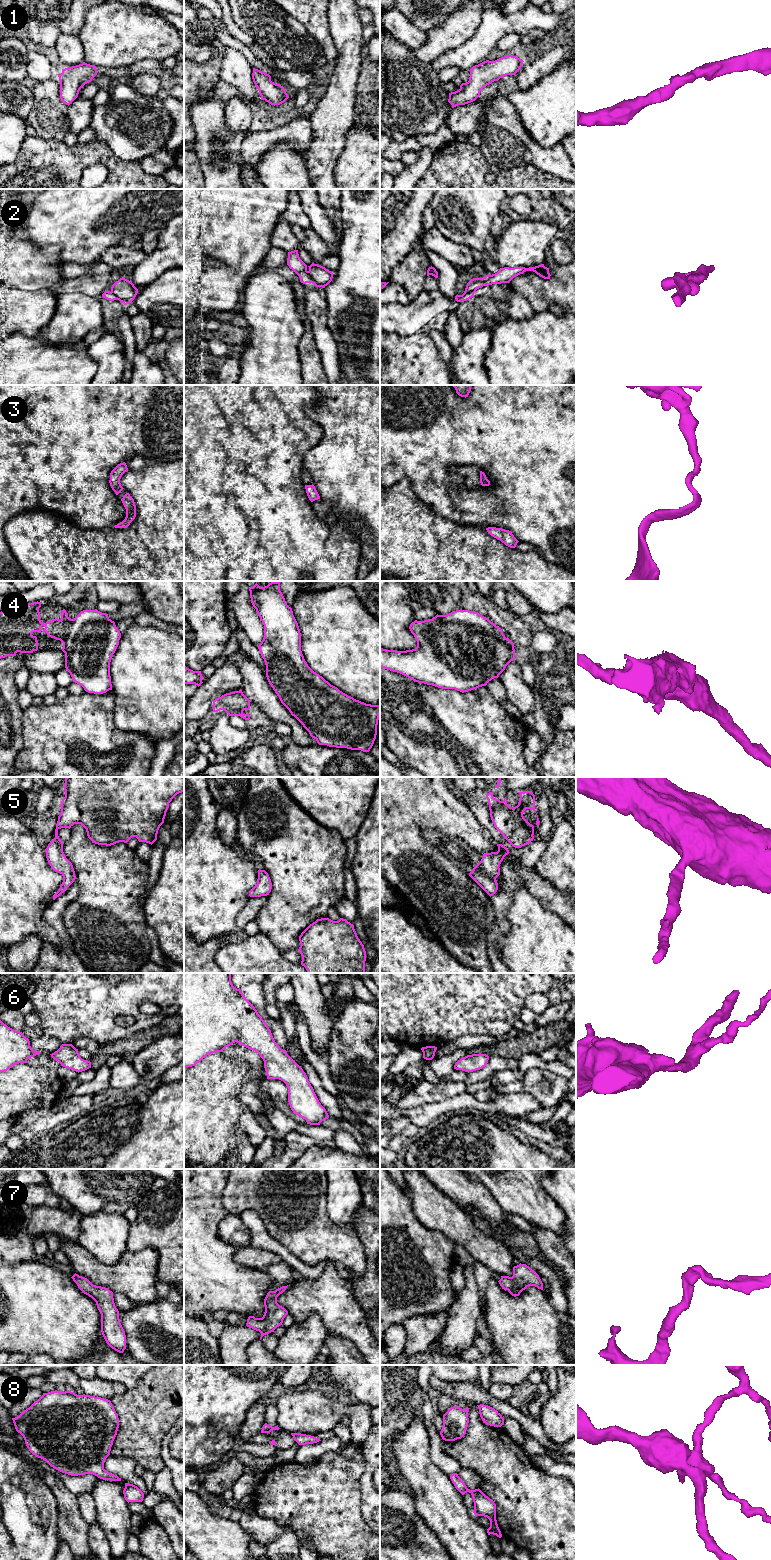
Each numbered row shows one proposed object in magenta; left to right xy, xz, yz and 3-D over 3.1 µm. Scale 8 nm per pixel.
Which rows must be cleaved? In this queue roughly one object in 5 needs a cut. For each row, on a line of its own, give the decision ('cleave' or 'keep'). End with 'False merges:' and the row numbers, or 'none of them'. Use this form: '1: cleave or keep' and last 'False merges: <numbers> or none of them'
1: keep
2: cleave
3: keep
4: keep
5: keep
6: keep
7: keep
8: keep
False merges: 2

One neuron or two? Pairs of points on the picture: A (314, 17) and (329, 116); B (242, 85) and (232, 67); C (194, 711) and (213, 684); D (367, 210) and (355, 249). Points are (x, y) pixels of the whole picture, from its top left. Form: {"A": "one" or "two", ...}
{"A": "two", "B": "one", "C": "one", "D": "one"}

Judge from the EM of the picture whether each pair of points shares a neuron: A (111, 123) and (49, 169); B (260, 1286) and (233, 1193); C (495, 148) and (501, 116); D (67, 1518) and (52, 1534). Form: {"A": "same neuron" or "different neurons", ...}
{"A": "different neurons", "B": "different neurons", "C": "same neuron", "D": "different neurons"}

